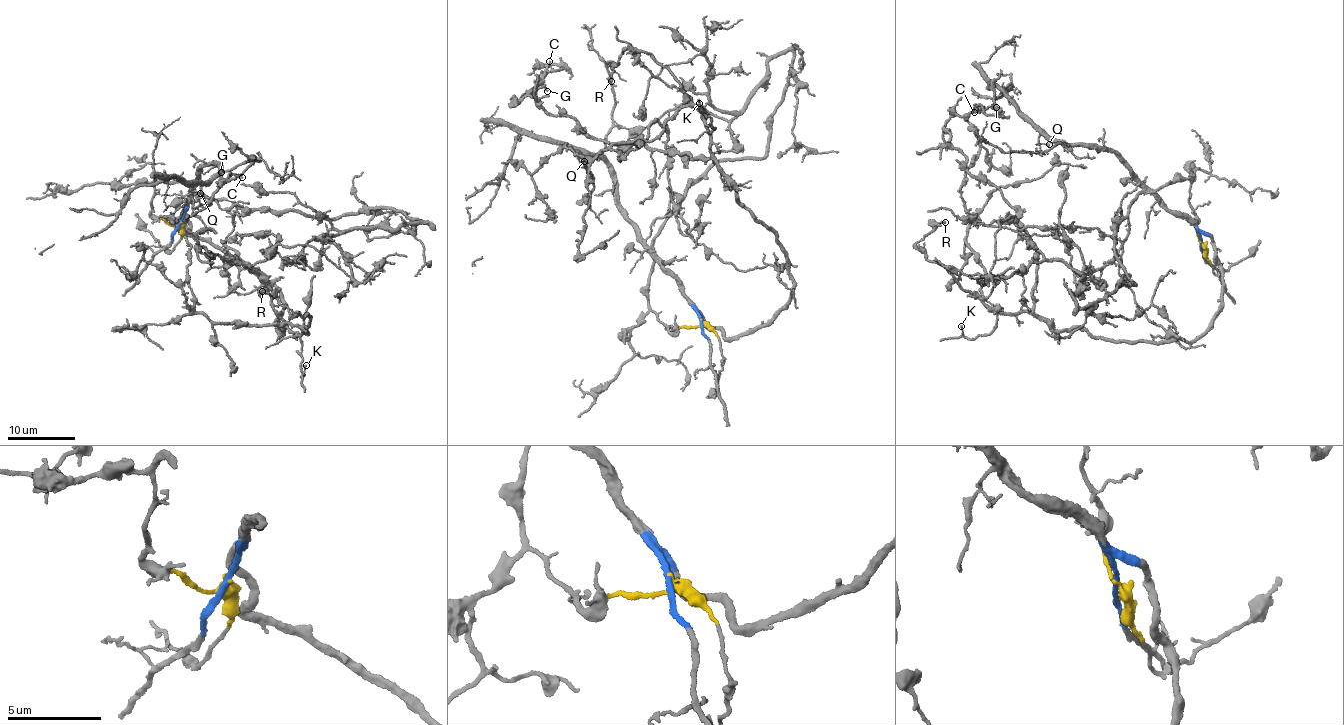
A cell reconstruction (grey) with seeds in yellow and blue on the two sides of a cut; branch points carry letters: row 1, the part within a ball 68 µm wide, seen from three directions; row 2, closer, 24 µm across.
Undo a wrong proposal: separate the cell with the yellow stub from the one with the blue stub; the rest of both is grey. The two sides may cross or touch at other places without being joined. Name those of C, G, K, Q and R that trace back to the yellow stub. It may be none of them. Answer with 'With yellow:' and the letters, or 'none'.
With yellow: none

